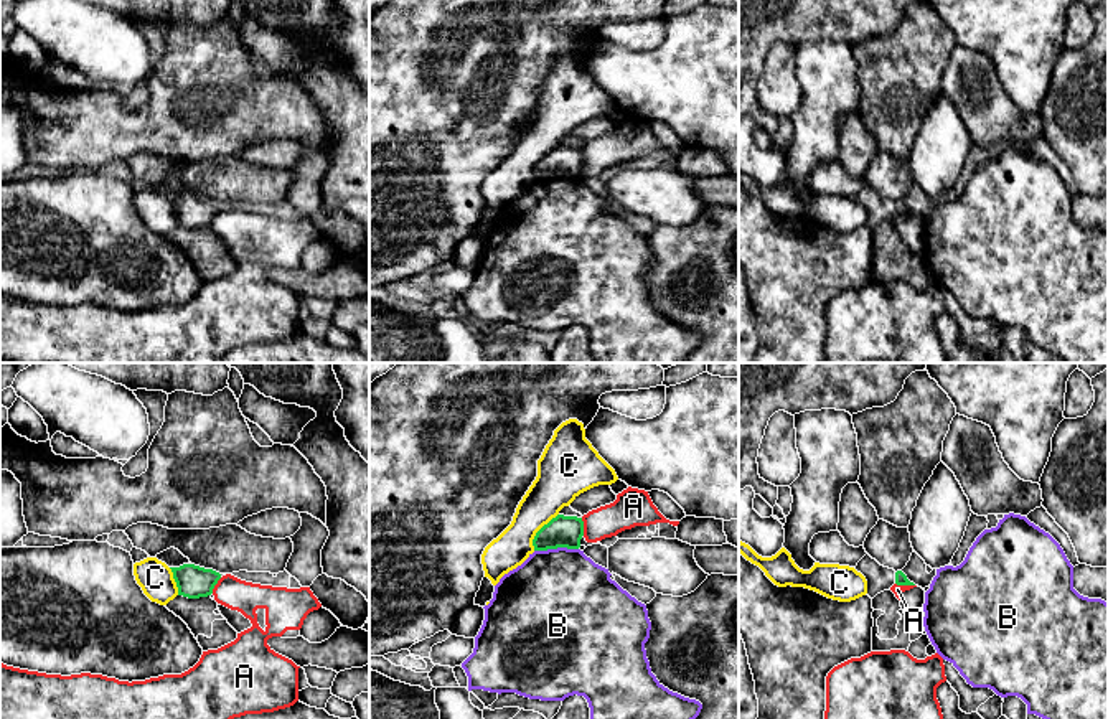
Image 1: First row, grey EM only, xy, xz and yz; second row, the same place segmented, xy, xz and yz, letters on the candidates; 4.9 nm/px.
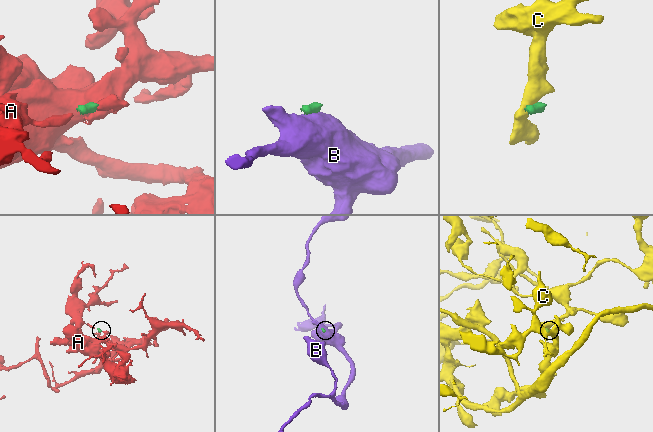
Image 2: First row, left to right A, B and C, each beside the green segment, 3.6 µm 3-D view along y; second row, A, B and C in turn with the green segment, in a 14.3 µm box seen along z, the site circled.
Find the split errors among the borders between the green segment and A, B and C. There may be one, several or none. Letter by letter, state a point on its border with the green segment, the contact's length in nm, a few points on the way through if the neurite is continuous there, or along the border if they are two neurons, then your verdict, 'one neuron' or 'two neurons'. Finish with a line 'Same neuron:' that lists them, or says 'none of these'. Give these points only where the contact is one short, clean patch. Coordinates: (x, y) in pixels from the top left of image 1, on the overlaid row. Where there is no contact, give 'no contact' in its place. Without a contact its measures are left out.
A: contact yz (906, 584); length 100 nm; border yz (896, 582), (914, 586); two neurons
B: contact xz (556, 548); length 220 nm; border xz (577, 548), (535, 551); two neurons
C: contact xz (538, 531); length 220 nm; border xz (558, 513), (536, 533), (533, 549); two neurons
Same neuron: none of these

